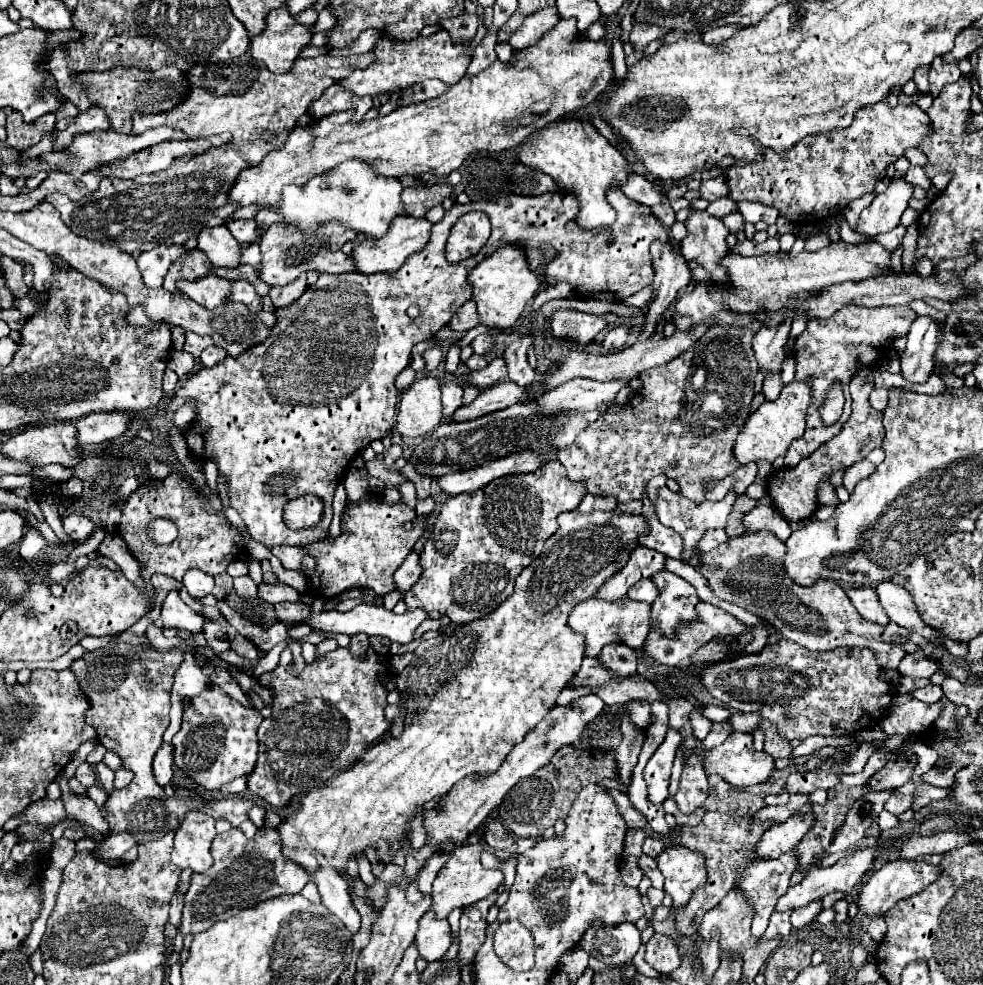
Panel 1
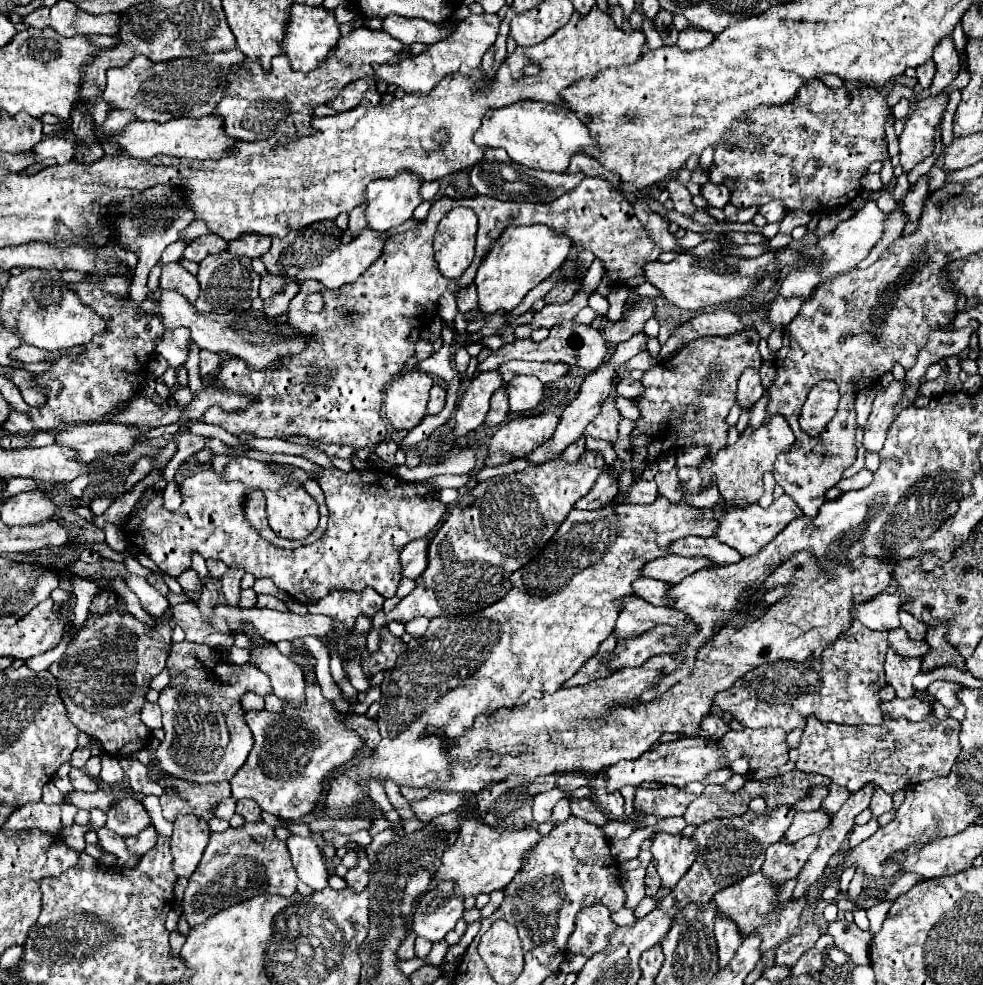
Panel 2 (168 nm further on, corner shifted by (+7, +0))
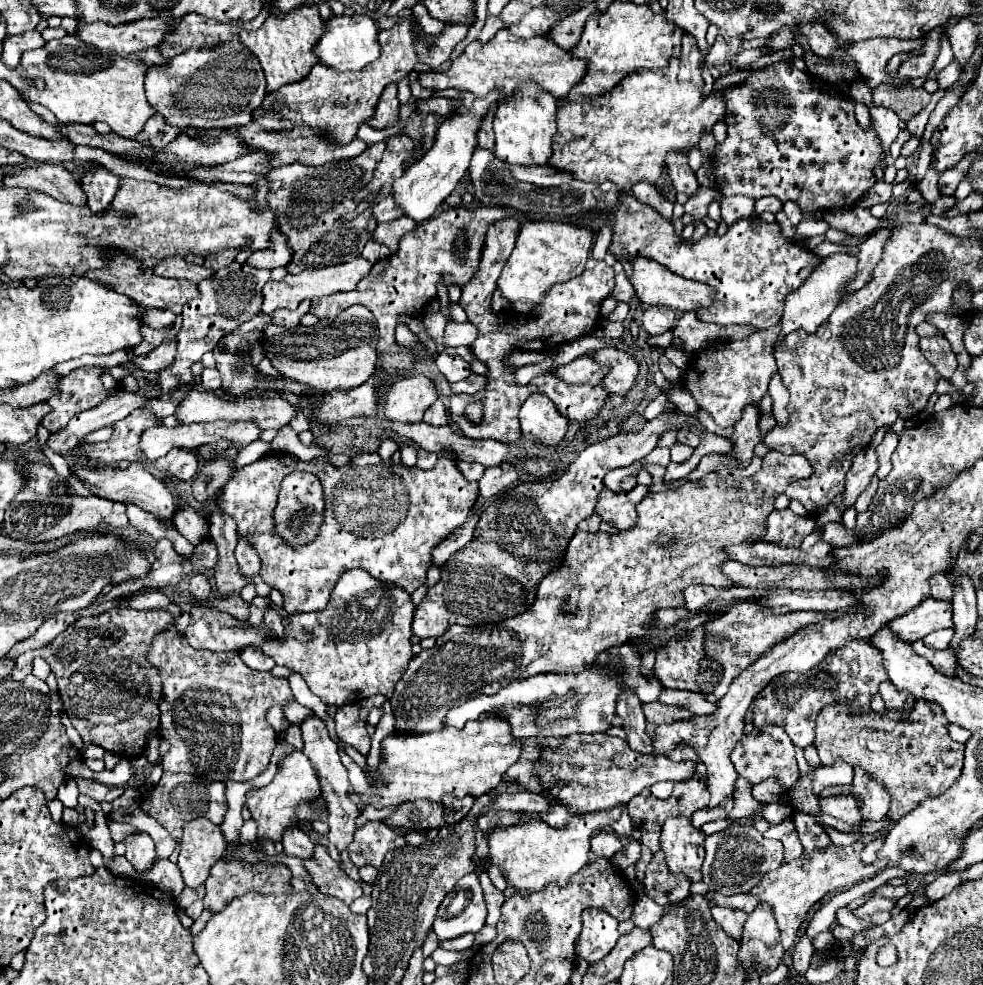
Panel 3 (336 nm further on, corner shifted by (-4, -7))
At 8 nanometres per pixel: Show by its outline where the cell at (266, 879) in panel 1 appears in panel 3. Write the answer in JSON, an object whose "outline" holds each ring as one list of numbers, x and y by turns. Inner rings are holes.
{"outline":[[220,860,212,870,210,870,210,876,206,880,206,896,204,896,204,906,212,912,218,912,222,910,226,904,232,902,232,898,236,896,242,896,246,892,260,892,260,894,284,894,284,892,290,892,290,882,292,878,292,872,284,866,284,864,256,864,256,866,248,866,248,864,242,864,242,862,226,862,226,860]]}

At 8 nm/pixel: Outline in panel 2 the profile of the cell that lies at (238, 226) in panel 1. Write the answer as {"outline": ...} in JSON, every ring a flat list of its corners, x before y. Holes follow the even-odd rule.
{"outline":[[249,233,249,235,243,235,241,239,229,241,227,251,235,253,235,255,245,255,245,257,253,259,253,257,261,257,263,253,267,253,269,247,271,247,271,239,269,237]]}

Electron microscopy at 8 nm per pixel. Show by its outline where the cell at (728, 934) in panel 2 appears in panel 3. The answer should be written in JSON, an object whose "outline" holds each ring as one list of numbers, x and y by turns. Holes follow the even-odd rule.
{"outline":[[710,902,710,910,712,910,712,918,716,920,716,924,720,924,726,934,730,934,732,938,742,938,742,924,746,922,746,912,738,910,738,908,728,908,728,906,718,906,714,902]]}

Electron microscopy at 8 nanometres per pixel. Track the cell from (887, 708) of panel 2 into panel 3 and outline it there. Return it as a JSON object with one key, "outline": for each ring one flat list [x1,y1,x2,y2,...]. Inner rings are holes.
{"outline":[[884,682,880,686,880,696,884,698,884,704,888,710,900,710,904,714,910,714,912,706,914,706,914,698,908,692,900,692,894,688,892,682]]}

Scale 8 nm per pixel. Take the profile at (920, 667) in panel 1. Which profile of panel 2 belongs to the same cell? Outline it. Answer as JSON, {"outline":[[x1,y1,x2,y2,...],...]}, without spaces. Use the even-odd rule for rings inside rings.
{"outline":[[937,627,937,631,927,633,925,635,925,643,935,645,931,649,931,653,921,657,921,673,933,671,937,667,945,667,945,665,953,665,957,669,965,669,965,659,955,651,955,647,951,647,945,639,943,639,943,631,945,627]]}

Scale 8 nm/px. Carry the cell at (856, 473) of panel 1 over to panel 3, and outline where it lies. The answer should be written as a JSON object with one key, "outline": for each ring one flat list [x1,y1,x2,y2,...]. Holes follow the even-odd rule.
{"outline":[[874,476,874,478,870,480,870,486,868,486,860,496,858,496,858,502,854,504,854,508,856,508,856,510,866,510,868,504,872,502,874,494,876,494,876,488,878,488,878,478]]}

